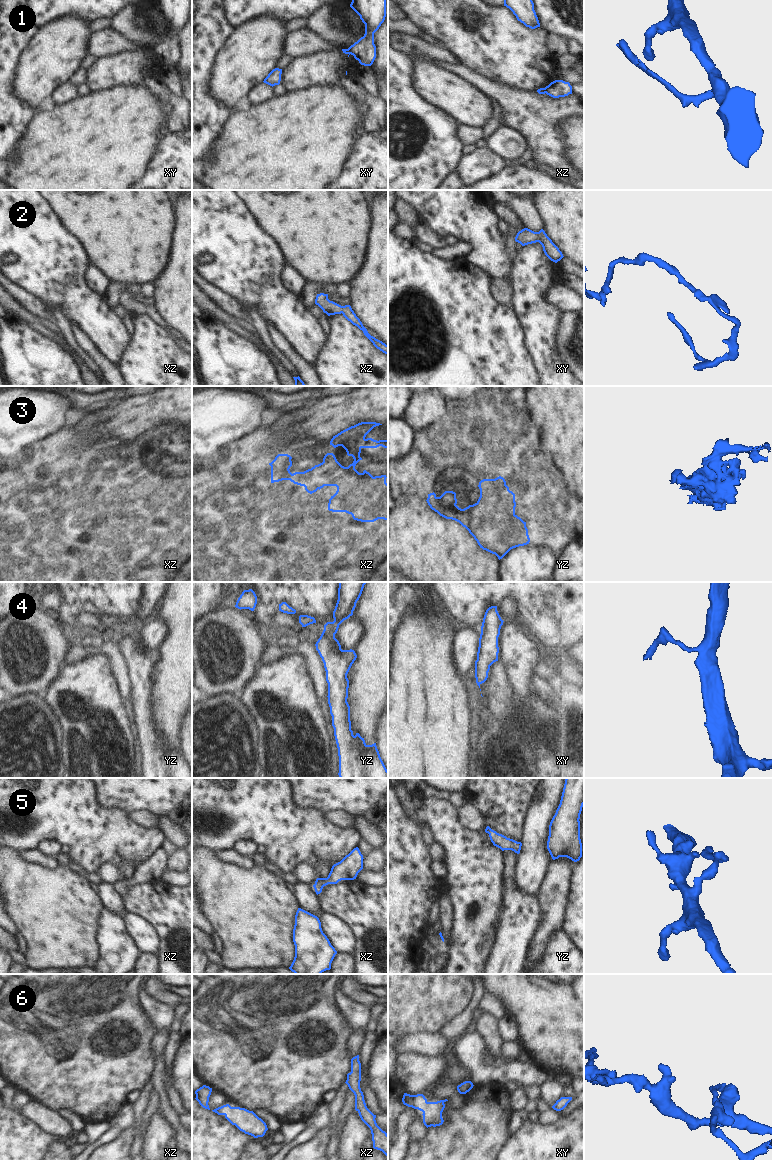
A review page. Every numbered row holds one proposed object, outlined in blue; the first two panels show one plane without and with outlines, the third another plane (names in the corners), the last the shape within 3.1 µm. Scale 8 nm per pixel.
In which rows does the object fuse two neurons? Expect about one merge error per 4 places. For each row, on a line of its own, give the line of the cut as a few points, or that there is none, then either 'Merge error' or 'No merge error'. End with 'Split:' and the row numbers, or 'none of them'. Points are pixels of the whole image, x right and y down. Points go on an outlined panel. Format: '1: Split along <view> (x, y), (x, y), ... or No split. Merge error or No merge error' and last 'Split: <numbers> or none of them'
1: Split along xy (347, 49), (349, 54). Merge error
2: No split. No merge error
3: Split along yz (455, 504), (440, 506), (437, 511). Merge error
4: No split. No merge error
5: No split. No merge error
6: No split. No merge error
Split: 1, 3.

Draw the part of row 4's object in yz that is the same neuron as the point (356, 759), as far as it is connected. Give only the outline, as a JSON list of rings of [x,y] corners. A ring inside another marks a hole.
[[[339,582],[338,600],[333,611],[333,622],[327,622],[316,642],[326,671],[328,704],[338,748],[340,778],[388,778],[376,743],[367,745],[359,733],[353,735],[350,706],[347,702],[349,680],[347,674],[357,658],[354,650],[342,650],[335,638],[339,625],[356,607],[366,582]]]

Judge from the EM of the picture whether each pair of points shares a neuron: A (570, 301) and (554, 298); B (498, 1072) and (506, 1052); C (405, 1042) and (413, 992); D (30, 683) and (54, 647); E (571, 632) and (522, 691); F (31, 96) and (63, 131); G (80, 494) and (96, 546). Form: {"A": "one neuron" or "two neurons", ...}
{"A": "one neuron", "B": "two neurons", "C": "two neurons", "D": "one neuron", "E": "two neurons", "F": "two neurons", "G": "one neuron"}

